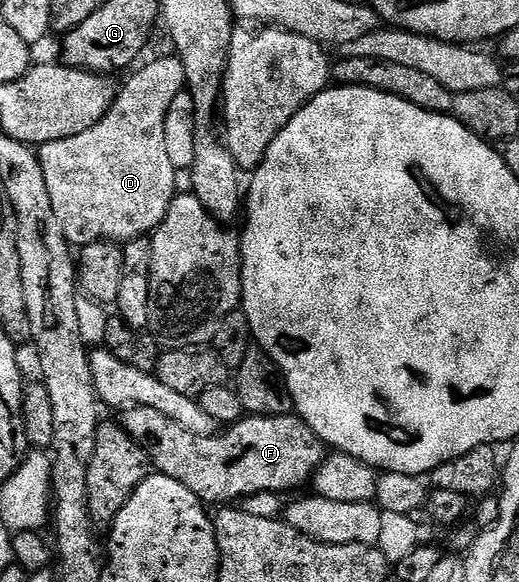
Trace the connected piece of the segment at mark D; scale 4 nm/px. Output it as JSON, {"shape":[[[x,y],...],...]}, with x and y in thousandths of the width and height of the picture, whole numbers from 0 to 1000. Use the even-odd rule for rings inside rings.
{"shape":[[[341,95],[312,96],[306,103],[289,103],[243,146],[233,146],[231,156],[220,167],[218,182],[204,191],[204,201],[185,216],[162,223],[162,230],[145,230],[121,241],[92,244],[71,256],[73,277],[85,292],[85,313],[92,316],[92,340],[100,344],[100,361],[108,366],[108,381],[116,381],[116,395],[123,395],[123,409],[137,423],[156,423],[175,419],[187,412],[210,412],[214,416],[241,416],[245,412],[262,412],[281,409],[295,400],[299,392],[310,388],[316,375],[324,368],[324,354],[337,340],[343,316],[345,297],[331,285],[331,271],[324,271],[324,256],[316,244],[316,210],[324,189],[331,182],[331,168],[347,162],[358,149],[358,127],[355,113]]]}

